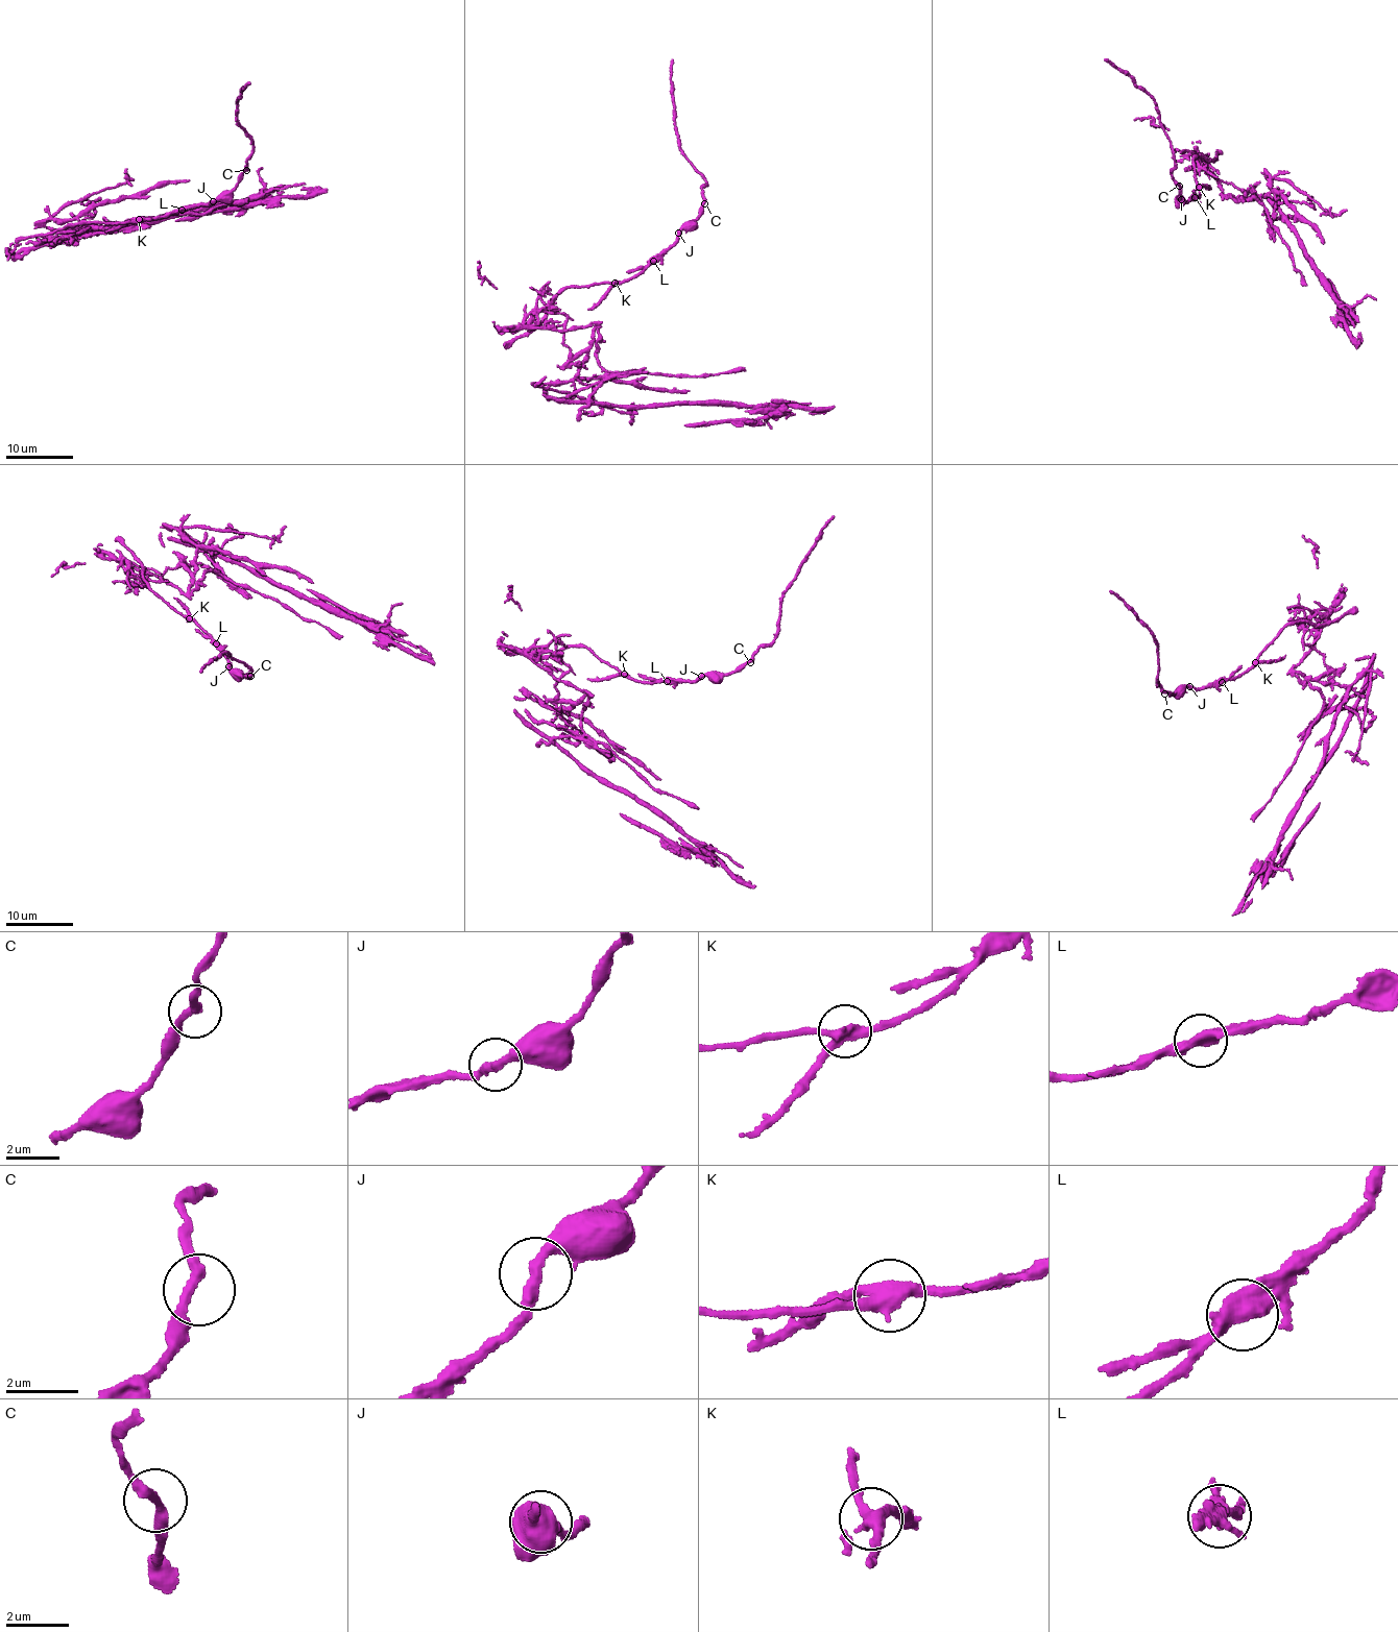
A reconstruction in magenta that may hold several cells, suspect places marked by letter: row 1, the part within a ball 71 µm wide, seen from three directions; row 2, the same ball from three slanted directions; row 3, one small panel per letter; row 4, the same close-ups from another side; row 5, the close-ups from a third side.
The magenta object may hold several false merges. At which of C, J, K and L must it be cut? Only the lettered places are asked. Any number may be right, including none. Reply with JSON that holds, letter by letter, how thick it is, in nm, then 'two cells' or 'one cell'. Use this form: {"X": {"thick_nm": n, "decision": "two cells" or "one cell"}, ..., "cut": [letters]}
{"C": {"thick_nm": 280, "decision": "one cell"}, "J": {"thick_nm": 320, "decision": "one cell"}, "K": {"thick_nm": 360, "decision": "two cells"}, "L": {"thick_nm": 480, "decision": "two cells"}, "cut": ["K", "L"]}

